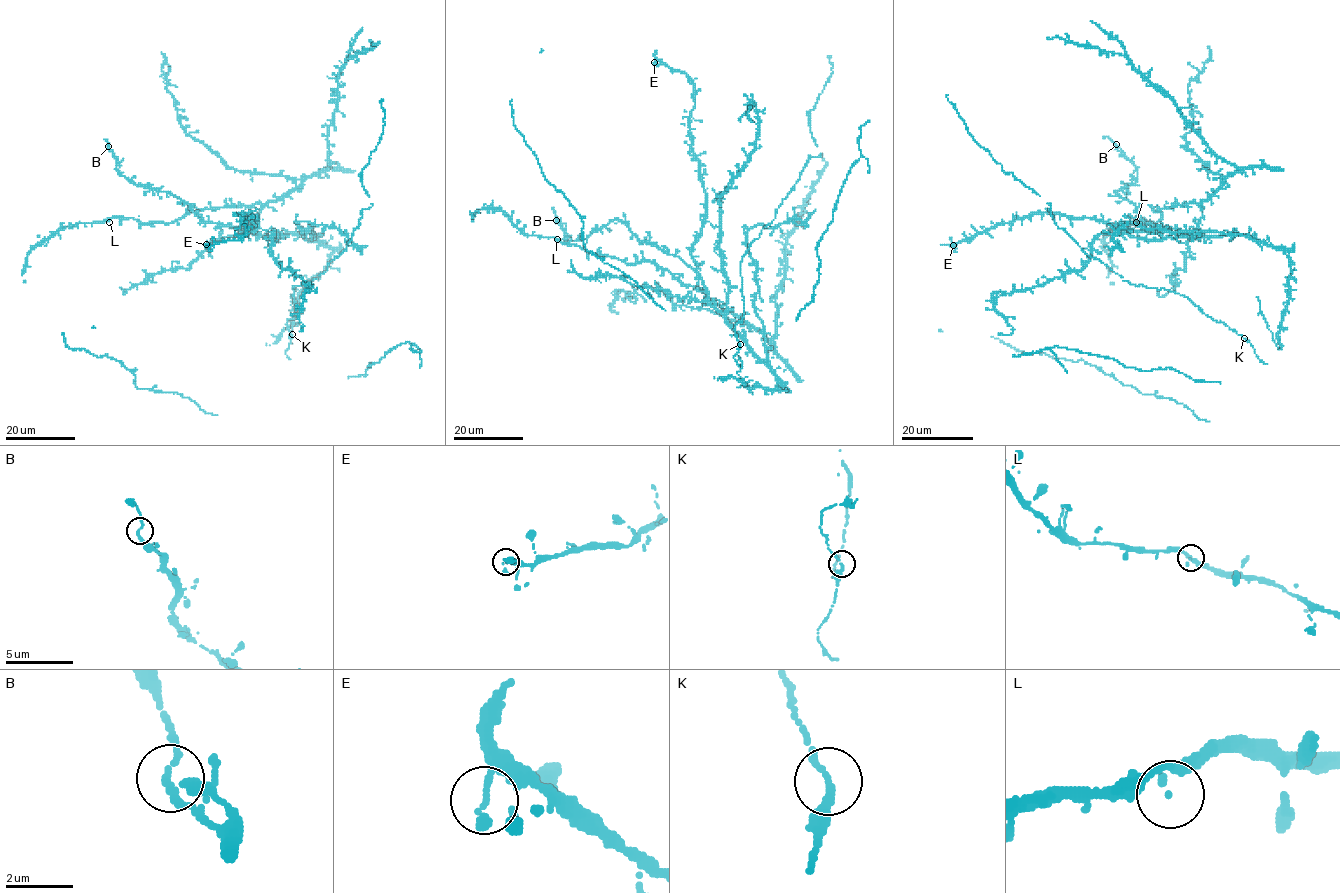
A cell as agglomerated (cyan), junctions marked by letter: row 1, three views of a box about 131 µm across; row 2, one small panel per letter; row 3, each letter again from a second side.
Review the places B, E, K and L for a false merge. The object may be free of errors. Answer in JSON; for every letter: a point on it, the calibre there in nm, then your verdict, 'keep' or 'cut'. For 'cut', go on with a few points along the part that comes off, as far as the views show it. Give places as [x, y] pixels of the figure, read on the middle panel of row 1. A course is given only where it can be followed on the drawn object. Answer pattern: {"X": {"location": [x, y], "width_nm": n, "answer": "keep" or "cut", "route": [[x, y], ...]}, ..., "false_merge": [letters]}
{"B": {"location": [556, 220], "width_nm": 190, "answer": "keep"}, "E": {"location": [654, 62], "width_nm": 160, "answer": "keep"}, "K": {"location": [740, 344], "width_nm": 170, "answer": "keep"}, "L": {"location": [557, 239], "width_nm": 150, "answer": "keep"}, "false_merge": []}

